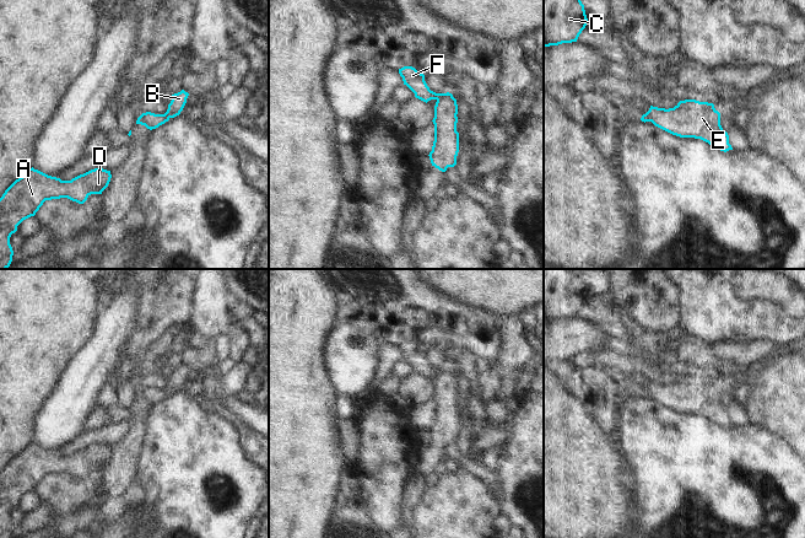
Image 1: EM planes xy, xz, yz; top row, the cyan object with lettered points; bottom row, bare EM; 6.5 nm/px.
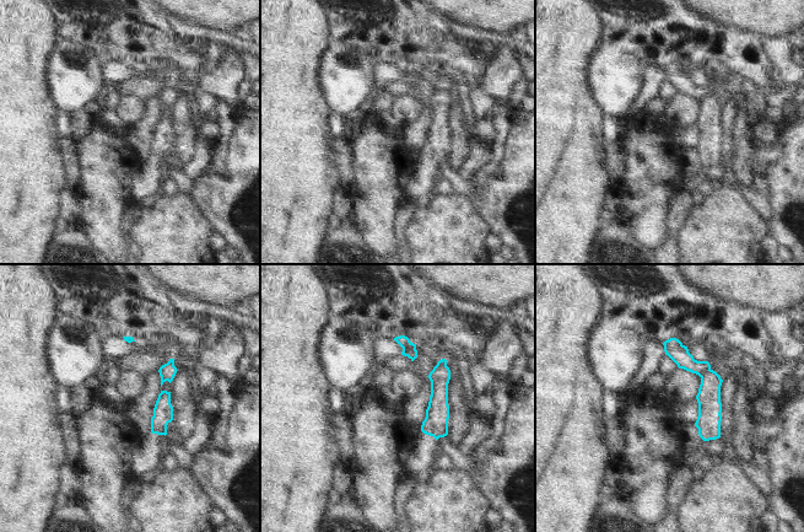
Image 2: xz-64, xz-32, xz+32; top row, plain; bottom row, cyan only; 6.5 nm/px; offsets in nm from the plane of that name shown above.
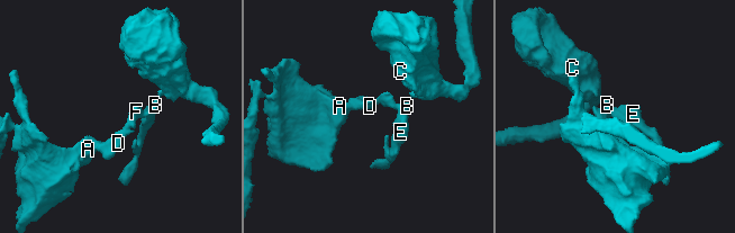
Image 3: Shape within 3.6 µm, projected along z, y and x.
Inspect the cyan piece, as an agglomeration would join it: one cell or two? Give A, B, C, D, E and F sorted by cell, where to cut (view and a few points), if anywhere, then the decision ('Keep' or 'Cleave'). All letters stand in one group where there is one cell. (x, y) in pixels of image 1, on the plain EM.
Groups: A D F / B C E. Split along xz (444, 369), (437, 375). Cleave

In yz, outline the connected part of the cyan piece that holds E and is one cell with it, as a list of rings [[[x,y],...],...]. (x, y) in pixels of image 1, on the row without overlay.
[[[685,375],[669,384],[650,381],[645,389],[655,402],[672,410],[701,414],[724,427],[733,425],[713,378]]]

